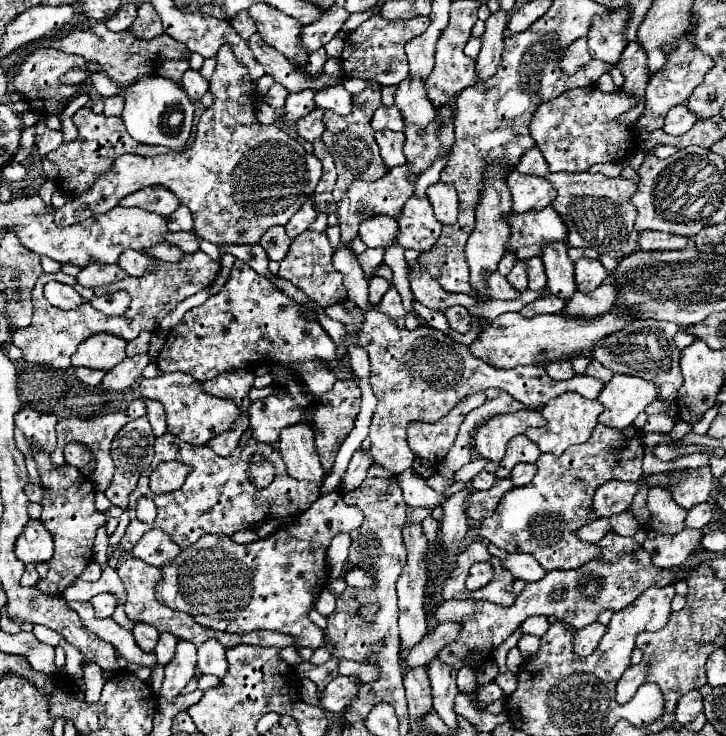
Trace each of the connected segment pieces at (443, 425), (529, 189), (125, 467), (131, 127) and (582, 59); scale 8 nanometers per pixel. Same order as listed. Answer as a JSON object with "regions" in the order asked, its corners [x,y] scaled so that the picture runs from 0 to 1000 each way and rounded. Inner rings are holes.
{"regions":[[[[656,533],[656,535],[636,541],[636,546],[631,546],[603,573],[595,573],[595,576],[567,573],[562,579],[562,603],[565,603],[567,614],[595,630],[609,628],[612,620],[617,617],[617,611],[623,609],[623,603],[631,592],[631,582],[639,573],[642,563],[650,560],[653,554],[664,552],[667,546],[669,546],[669,535]]],[[[702,234],[697,242],[697,250],[702,255],[705,272],[708,272],[708,288],[727,288],[727,285],[747,285],[760,277],[766,269],[763,253],[752,242]]],[[[190,568],[190,571],[182,571],[171,579],[163,590],[158,592],[153,602],[152,620],[160,630],[160,641],[157,641],[157,652],[154,658],[149,660],[149,666],[143,668],[146,677],[168,690],[168,693],[176,693],[176,674],[179,668],[185,666],[185,660],[190,658],[190,649],[193,644],[207,633],[209,628],[209,620],[212,620],[212,590],[209,590],[209,582],[207,582],[207,573],[204,568]]],[[[207,103],[196,106],[196,111],[185,111],[185,117],[176,117],[171,125],[174,144],[168,152],[168,163],[185,190],[196,196],[231,198],[240,204],[256,198],[256,190],[264,177],[267,141],[262,139],[262,133],[256,133],[256,125],[248,114],[240,114],[237,109],[223,103]]],[[[796,52],[791,54],[791,60],[785,60],[780,65],[780,71],[771,79],[771,92],[777,101],[791,101],[796,98],[802,90],[807,90],[815,79],[810,73],[810,63],[807,63],[810,52]]]]}

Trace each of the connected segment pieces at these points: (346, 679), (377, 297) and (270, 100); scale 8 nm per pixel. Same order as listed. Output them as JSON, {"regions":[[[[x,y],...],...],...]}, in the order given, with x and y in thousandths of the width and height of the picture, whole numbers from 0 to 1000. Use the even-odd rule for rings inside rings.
{"regions":[[[[466,918],[441,943],[441,962],[455,967],[477,967],[477,959],[488,954],[496,924],[490,918]]],[[[512,375],[512,378],[510,378],[510,397],[507,397],[507,408],[510,408],[510,413],[521,416],[521,410],[526,408],[526,402],[532,399],[534,391],[537,391],[537,386],[534,386],[529,378],[523,378],[523,375]]],[[[380,111],[380,114],[369,122],[369,128],[361,133],[361,139],[366,139],[366,141],[375,144],[375,147],[388,147],[391,139],[394,139],[394,130],[397,130],[397,122],[394,122],[388,114]]]]}

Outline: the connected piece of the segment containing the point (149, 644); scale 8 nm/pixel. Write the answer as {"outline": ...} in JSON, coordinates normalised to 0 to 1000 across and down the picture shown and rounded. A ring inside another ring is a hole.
{"outline":[[[190,845],[190,848],[185,851],[182,861],[185,861],[190,878],[193,878],[198,886],[209,886],[209,883],[215,880],[215,875],[218,875],[218,856],[215,856],[212,851],[207,851],[207,848]]]}

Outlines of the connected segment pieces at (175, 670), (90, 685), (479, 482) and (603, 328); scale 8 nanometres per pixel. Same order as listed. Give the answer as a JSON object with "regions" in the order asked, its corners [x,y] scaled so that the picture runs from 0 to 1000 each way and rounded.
{"regions":[[[[245,870],[242,891],[229,902],[229,921],[223,929],[223,948],[240,951],[248,938],[267,921],[270,916],[270,878],[264,872]]],[[[129,899],[116,905],[116,929],[118,929],[118,954],[129,957],[138,948],[143,924],[140,924],[140,908]]],[[[672,628],[669,636],[650,649],[650,655],[647,655],[650,663],[653,666],[675,666],[683,655],[683,636],[686,636],[683,628]]],[[[713,424],[689,427],[675,438],[675,448],[661,454],[647,476],[656,486],[672,492],[680,500],[711,500],[725,495],[738,495],[738,484],[749,481],[755,489],[766,489],[791,478],[810,478],[818,470],[829,467],[829,462],[868,440],[873,432],[865,427],[835,424],[824,432],[785,432],[777,427],[741,427],[736,432],[722,432]]]]}

